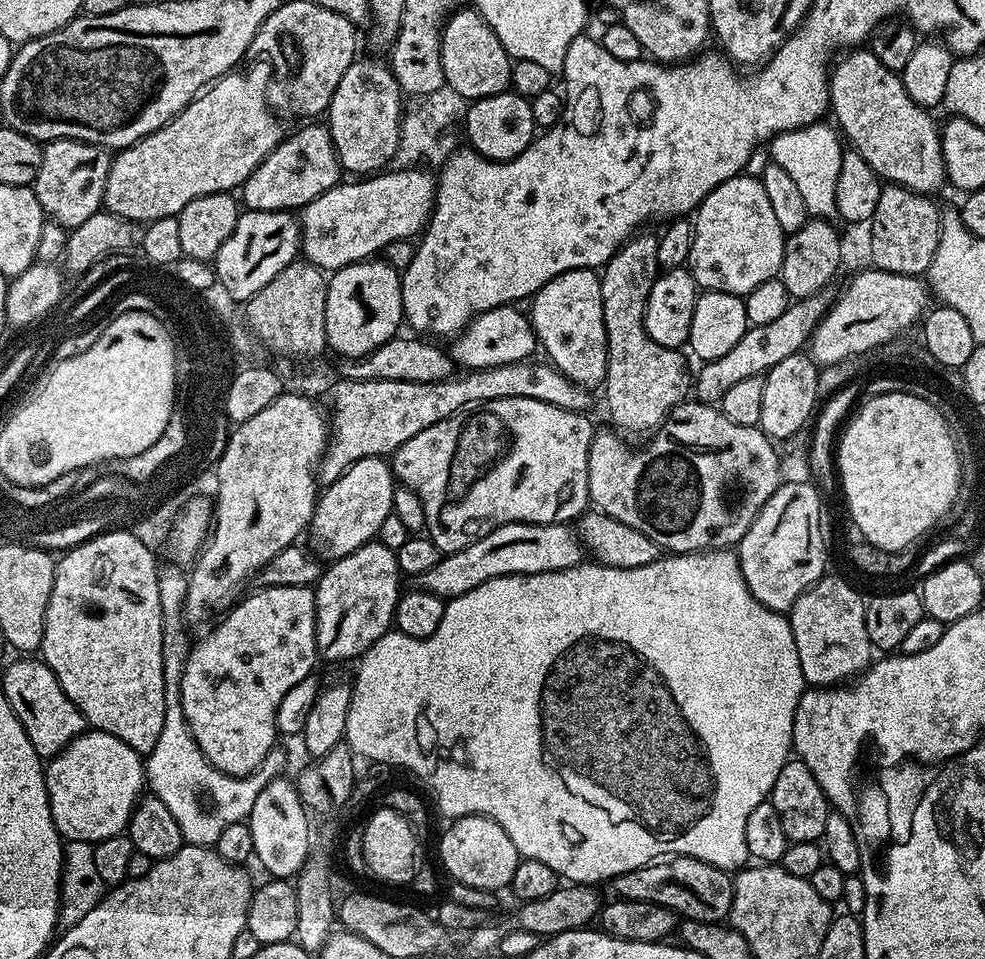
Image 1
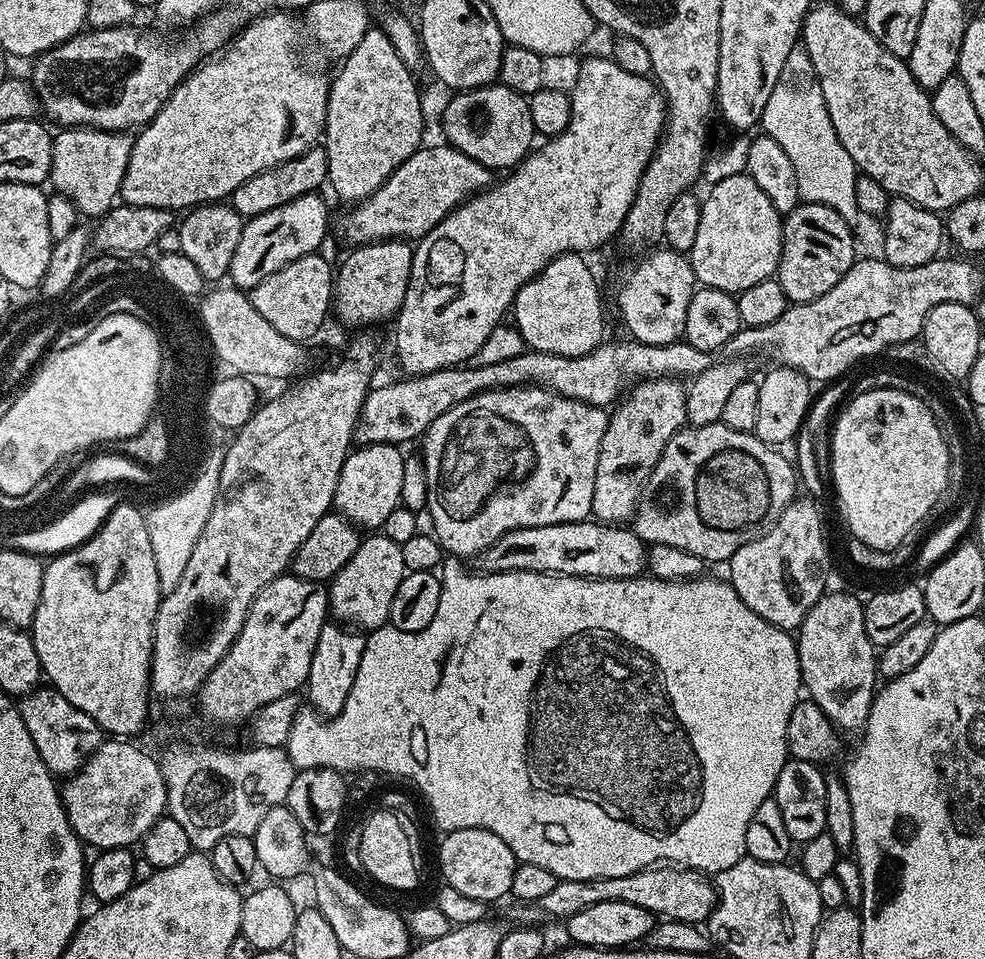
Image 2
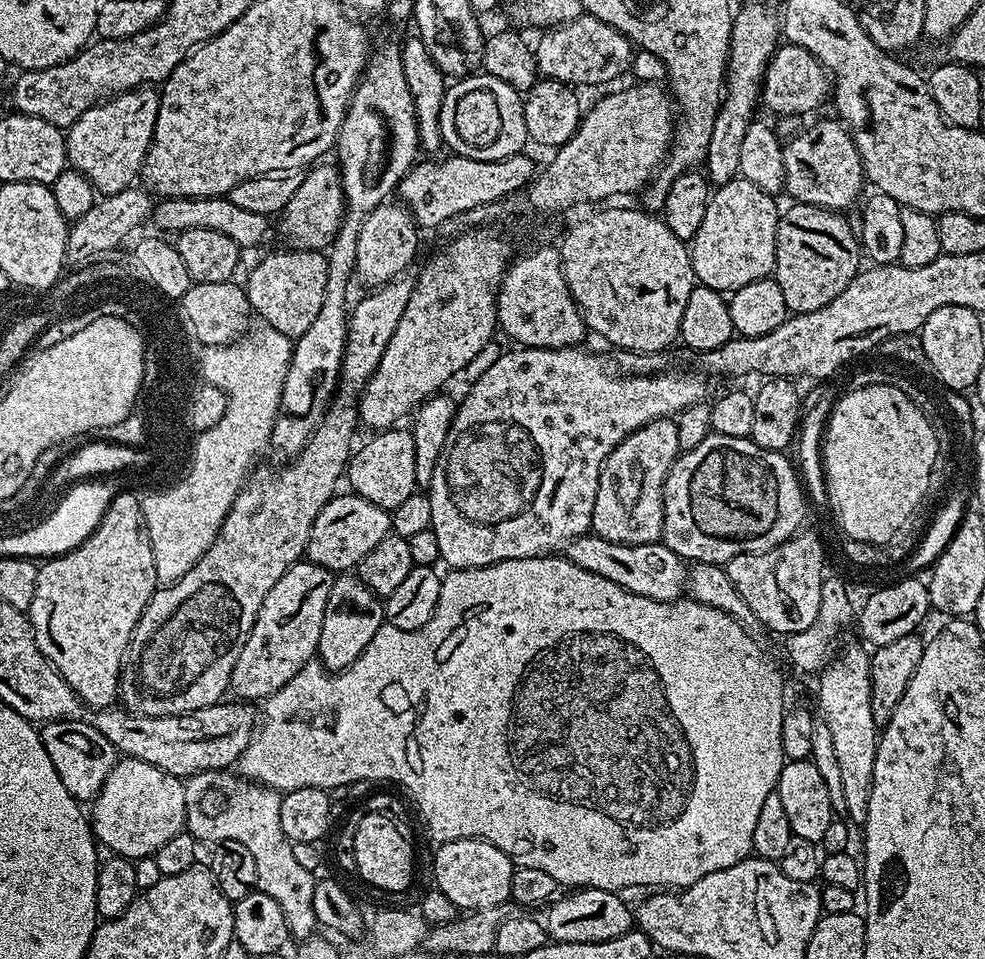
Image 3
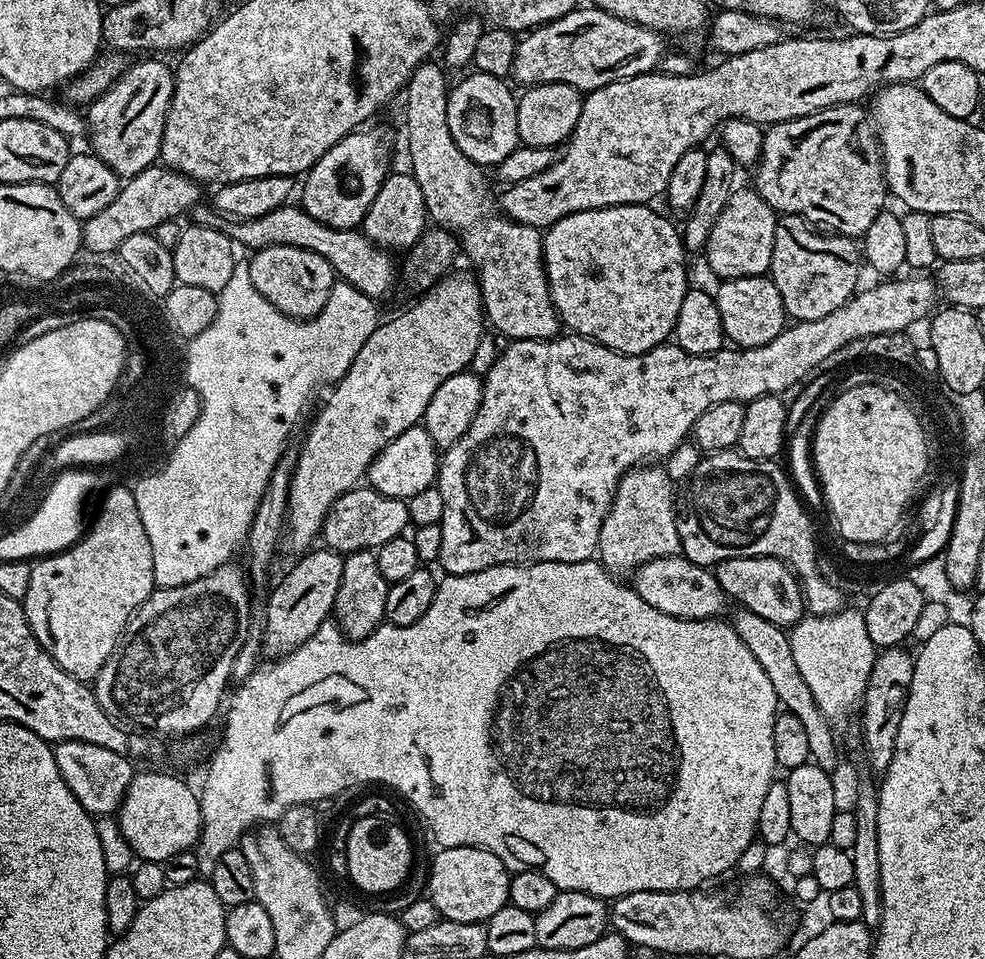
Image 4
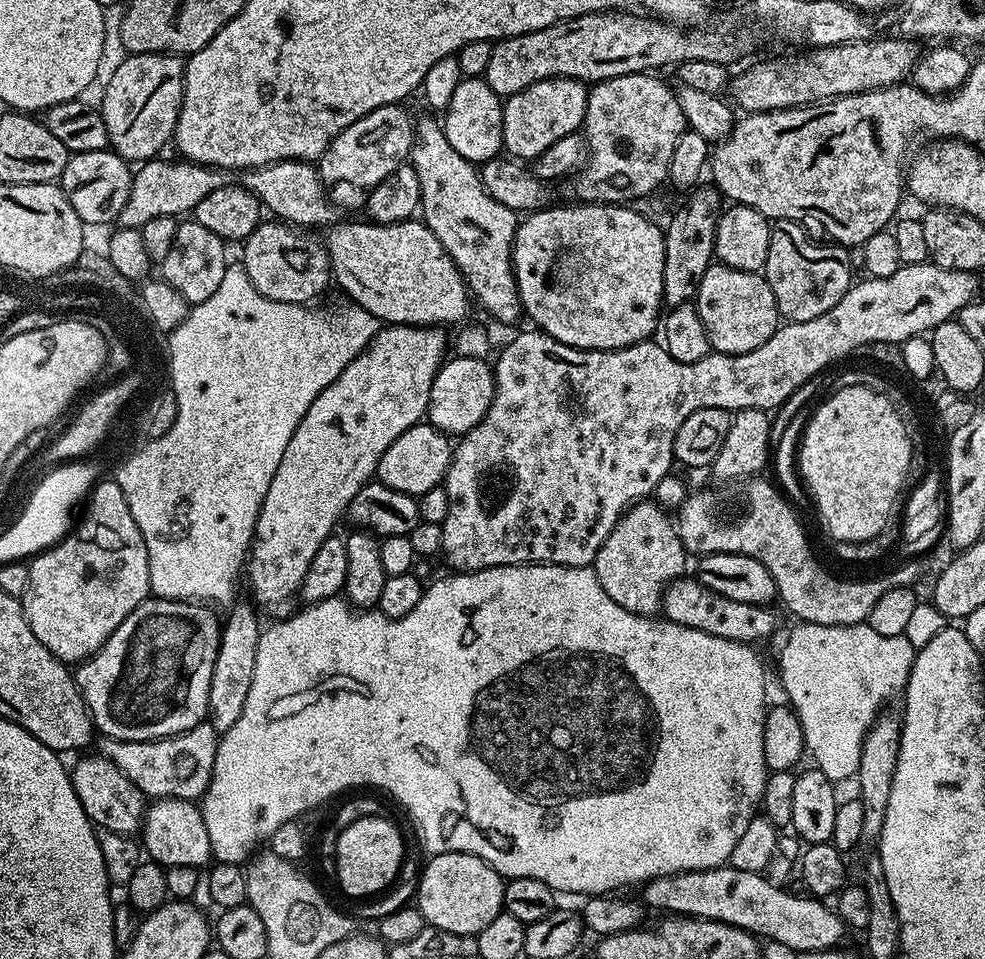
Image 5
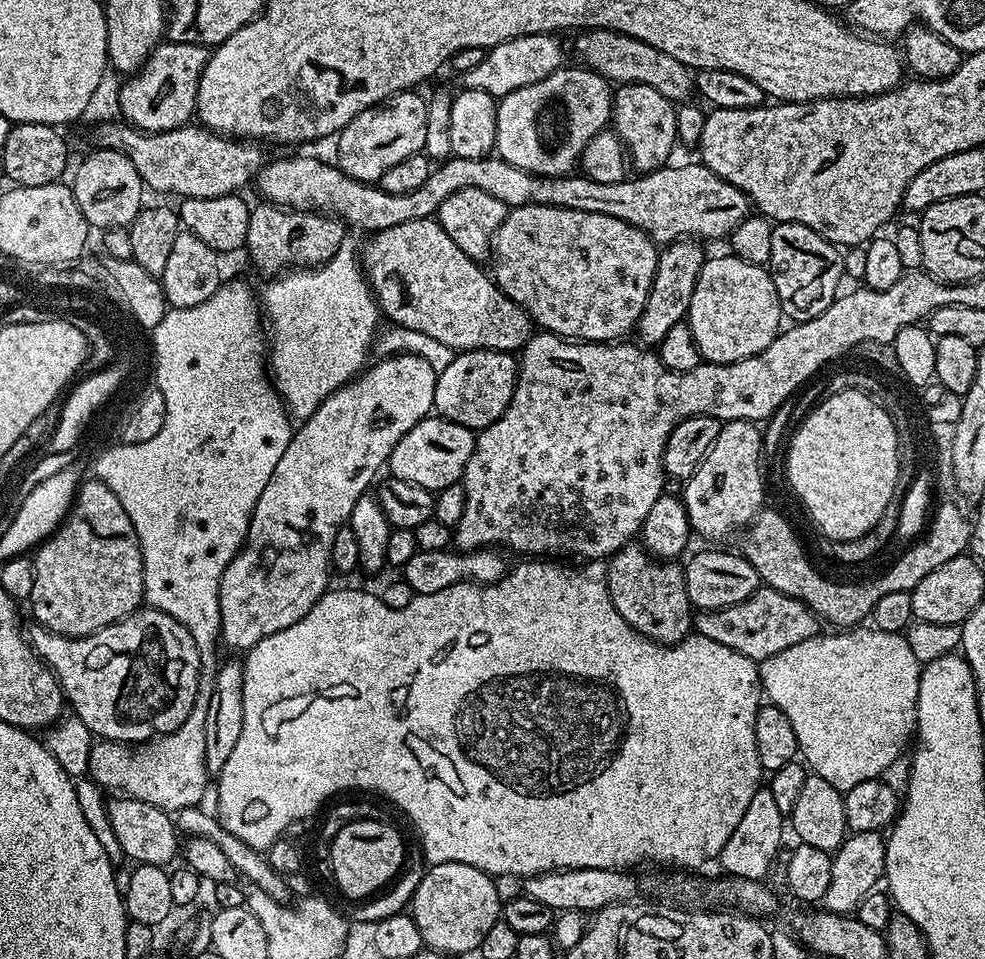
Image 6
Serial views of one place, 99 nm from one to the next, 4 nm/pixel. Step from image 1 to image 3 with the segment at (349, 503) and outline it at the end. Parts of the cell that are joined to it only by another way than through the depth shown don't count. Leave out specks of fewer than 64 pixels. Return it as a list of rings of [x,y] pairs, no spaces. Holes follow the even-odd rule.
[[[393,426],[372,436],[364,445],[357,447],[346,469],[346,484],[357,496],[366,498],[378,506],[389,510],[396,508],[410,494],[418,491],[416,466],[414,464],[414,438],[407,427]]]

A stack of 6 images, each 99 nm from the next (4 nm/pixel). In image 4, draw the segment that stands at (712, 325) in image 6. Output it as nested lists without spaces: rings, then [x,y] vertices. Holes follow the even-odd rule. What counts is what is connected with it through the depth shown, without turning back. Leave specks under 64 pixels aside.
[[[767,275],[747,276],[723,281],[714,295],[718,314],[722,314],[722,330],[725,337],[737,349],[757,348],[770,342],[786,327],[786,313],[782,306],[782,294]]]

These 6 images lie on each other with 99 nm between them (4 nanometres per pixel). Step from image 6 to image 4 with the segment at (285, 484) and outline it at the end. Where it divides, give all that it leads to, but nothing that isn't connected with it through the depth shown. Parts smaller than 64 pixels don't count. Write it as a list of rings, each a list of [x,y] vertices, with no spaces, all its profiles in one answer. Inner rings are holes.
[[[453,271],[447,276],[441,276],[433,288],[428,289],[419,297],[420,300],[413,306],[409,312],[400,312],[393,320],[377,323],[374,334],[370,334],[370,338],[366,338],[366,342],[362,342],[362,350],[358,350],[358,354],[350,362],[350,370],[346,370],[346,374],[342,379],[336,381],[332,392],[328,396],[328,401],[320,408],[320,413],[316,416],[316,421],[308,428],[308,437],[304,440],[304,445],[298,448],[296,452],[296,468],[292,472],[292,481],[290,482],[290,492],[288,494],[288,511],[286,513],[286,540],[288,536],[288,544],[296,551],[296,554],[303,554],[313,547],[312,539],[321,535],[324,527],[324,519],[330,510],[330,506],[344,492],[357,487],[365,479],[372,460],[378,453],[385,448],[394,438],[398,438],[398,434],[402,434],[406,430],[417,427],[423,421],[426,406],[430,406],[430,398],[434,398],[434,390],[438,390],[438,386],[442,386],[442,382],[446,382],[446,378],[450,378],[454,374],[465,371],[471,365],[474,358],[474,352],[478,349],[481,337],[486,332],[486,317],[484,315],[484,303],[480,297],[480,286],[475,275],[463,276],[462,273]]]

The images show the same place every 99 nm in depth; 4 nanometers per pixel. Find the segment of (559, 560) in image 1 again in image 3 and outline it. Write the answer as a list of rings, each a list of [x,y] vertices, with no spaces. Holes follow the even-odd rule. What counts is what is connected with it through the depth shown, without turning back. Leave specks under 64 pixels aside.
[[[595,534],[579,536],[566,548],[567,559],[573,560],[582,570],[598,574],[634,594],[655,600],[678,600],[686,592],[686,564],[674,550],[662,542],[654,544],[619,544]]]

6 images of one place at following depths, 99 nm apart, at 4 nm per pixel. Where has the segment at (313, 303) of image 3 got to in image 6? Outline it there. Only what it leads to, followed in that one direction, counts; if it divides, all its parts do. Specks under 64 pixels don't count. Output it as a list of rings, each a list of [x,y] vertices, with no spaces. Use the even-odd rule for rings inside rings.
[[[260,202],[260,205],[253,207],[250,211],[250,230],[246,230],[246,253],[252,259],[256,268],[265,272],[265,277],[275,278],[289,270],[302,268],[318,268],[325,264],[338,249],[345,247],[344,232],[346,225],[343,220],[335,216],[321,214],[318,212],[299,212],[296,208],[282,208],[271,202]]]

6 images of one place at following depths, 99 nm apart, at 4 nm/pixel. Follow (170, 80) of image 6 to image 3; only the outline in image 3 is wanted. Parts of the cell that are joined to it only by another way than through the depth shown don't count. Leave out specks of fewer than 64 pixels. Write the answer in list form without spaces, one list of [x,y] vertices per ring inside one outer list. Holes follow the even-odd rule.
[[[141,86],[131,92],[121,92],[119,96],[111,97],[86,110],[86,114],[82,114],[82,118],[78,118],[78,122],[74,122],[66,132],[68,164],[81,172],[101,197],[116,195],[120,191],[133,187],[137,183],[148,147],[152,145],[152,135],[154,126],[158,122],[159,109],[159,91],[152,86]]]

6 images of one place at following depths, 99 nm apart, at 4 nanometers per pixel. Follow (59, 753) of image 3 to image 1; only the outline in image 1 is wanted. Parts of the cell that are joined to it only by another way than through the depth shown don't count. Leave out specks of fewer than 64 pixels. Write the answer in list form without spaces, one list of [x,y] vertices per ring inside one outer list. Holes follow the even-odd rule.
[[[16,658],[4,672],[2,691],[10,702],[14,714],[27,730],[34,750],[41,758],[57,756],[69,742],[85,731],[84,715],[70,702],[66,690],[58,682],[54,670],[40,658]]]

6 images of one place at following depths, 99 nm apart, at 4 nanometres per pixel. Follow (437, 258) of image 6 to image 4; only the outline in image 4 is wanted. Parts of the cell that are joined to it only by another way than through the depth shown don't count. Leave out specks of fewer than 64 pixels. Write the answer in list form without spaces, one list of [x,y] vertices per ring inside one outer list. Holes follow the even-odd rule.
[[[295,203],[283,204],[278,210],[270,210],[270,214],[262,214],[262,218],[246,218],[234,220],[223,216],[215,207],[196,204],[190,212],[193,224],[210,226],[219,232],[225,232],[232,239],[233,244],[241,249],[255,250],[269,248],[270,246],[298,246],[302,250],[310,250],[314,254],[322,254],[326,262],[330,262],[333,272],[339,279],[351,284],[362,294],[373,298],[381,298],[392,288],[392,279],[398,276],[397,265],[392,265],[392,260],[387,251],[378,247],[373,240],[366,238],[363,231],[354,228],[331,228],[318,218],[310,218],[303,208]]]

